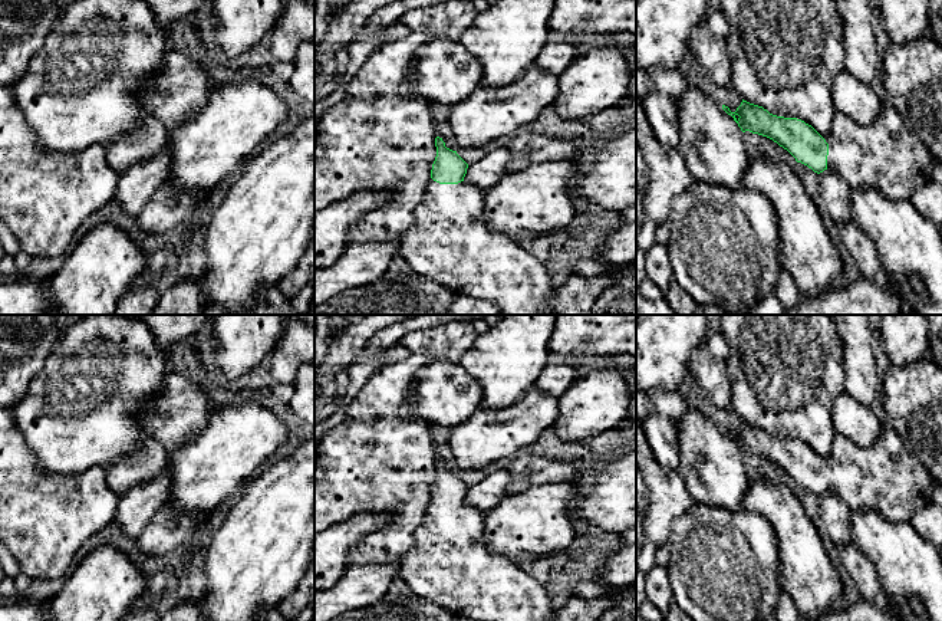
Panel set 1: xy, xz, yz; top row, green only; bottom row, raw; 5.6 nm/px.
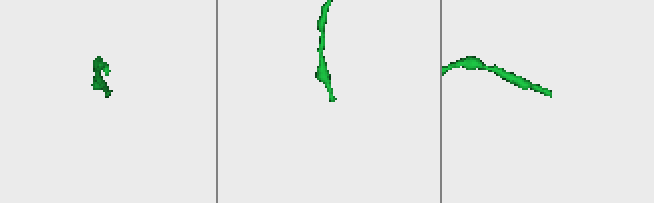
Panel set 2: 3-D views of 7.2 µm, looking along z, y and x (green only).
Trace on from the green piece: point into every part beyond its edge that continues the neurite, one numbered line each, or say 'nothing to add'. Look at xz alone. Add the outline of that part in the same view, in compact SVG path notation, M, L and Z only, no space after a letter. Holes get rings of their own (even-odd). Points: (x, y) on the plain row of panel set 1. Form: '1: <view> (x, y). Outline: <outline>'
1: xz (450, 565). Outline: M431 503L415 533L415 546L402 559L399 576L412 594L431 601L457 617L475 621L547 621L553 614L551 599L544 588L513 559L493 553L484 543L485 513L474 506L439 506Z

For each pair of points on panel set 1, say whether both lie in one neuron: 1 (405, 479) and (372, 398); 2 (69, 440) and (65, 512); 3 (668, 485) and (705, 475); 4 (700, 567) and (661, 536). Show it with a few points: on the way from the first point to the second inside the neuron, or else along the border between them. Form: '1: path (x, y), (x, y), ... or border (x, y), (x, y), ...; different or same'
1: path (395, 459), (388, 452), (388, 419); same
2: border (35, 465), (50, 473), (82, 473), (101, 465); different
3: border (677, 470), (694, 502); different
4: border (685, 513), (672, 521), (667, 545); different

